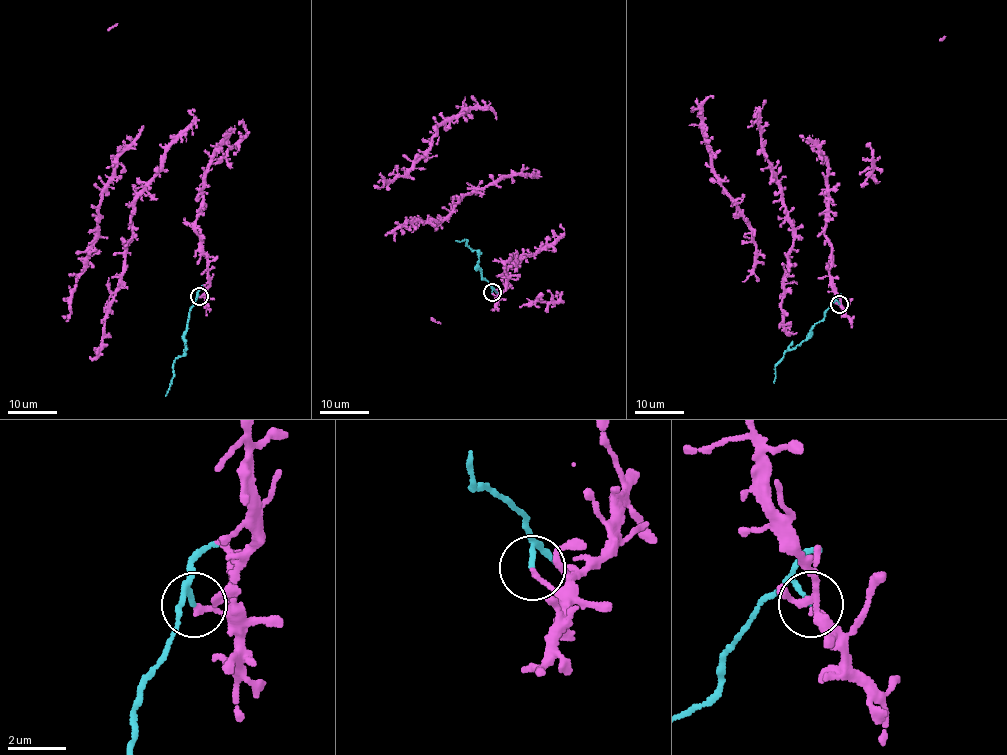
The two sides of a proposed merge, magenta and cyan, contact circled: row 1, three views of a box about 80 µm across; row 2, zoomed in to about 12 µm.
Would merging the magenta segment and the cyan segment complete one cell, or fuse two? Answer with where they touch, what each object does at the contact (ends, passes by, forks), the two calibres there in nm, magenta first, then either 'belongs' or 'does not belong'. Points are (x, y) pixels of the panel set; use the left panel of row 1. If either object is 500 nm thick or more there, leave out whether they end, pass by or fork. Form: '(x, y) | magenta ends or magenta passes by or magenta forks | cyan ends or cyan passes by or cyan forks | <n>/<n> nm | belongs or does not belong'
(199, 296) | magenta ends | cyan passes by | 180/100 nm | does not belong

